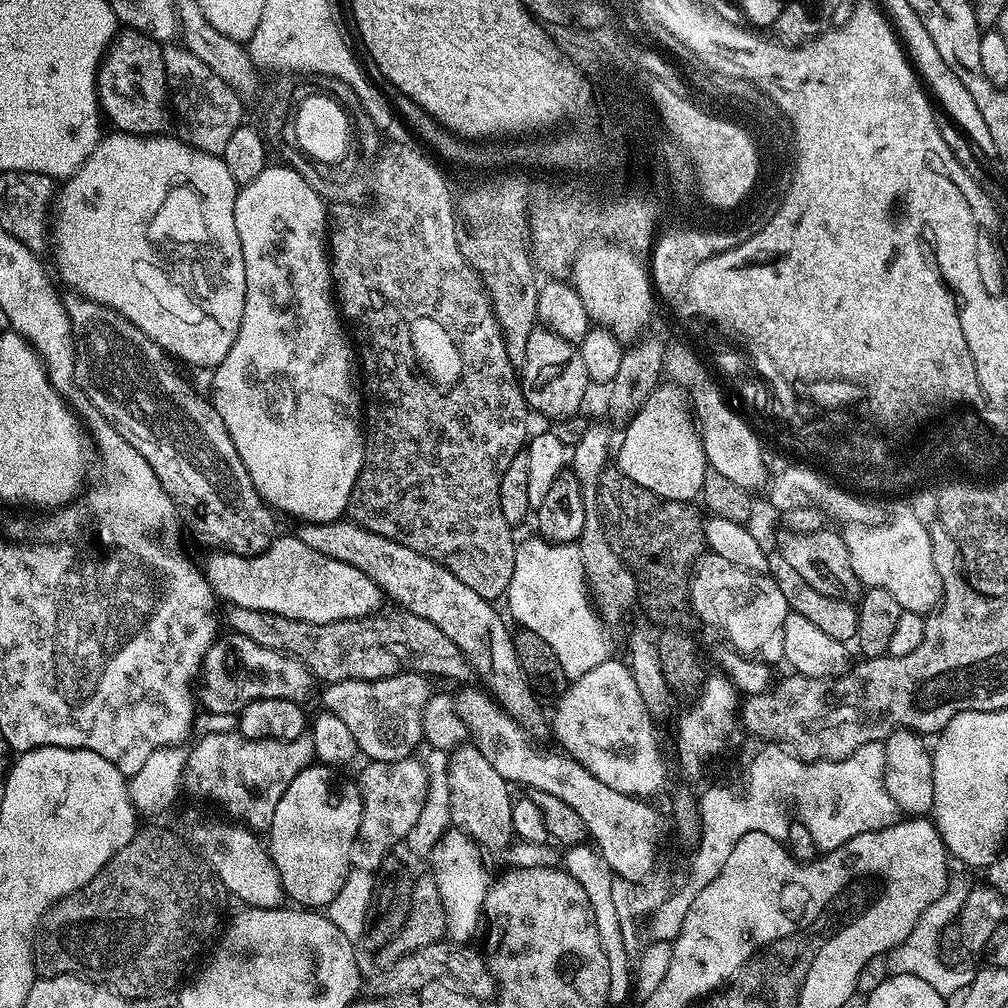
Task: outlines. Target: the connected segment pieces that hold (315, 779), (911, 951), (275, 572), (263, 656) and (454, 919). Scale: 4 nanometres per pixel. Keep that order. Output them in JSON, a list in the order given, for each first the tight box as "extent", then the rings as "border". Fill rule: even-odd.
[{"extent":[266,766,362,910],"border":[[[309,766],[286,786],[274,822],[266,836],[266,847],[282,878],[285,897],[303,902],[309,909],[324,910],[342,890],[352,868],[350,846],[362,822],[359,787],[339,776],[332,766]],[[305,900],[305,901],[304,901]]]},{"extent":[887,879,969,997],"border":[[[953,879],[949,883],[946,891],[926,909],[922,918],[918,918],[914,930],[910,930],[910,934],[899,946],[887,953],[888,970],[891,975],[914,974],[914,978],[922,978],[922,982],[934,986],[934,990],[938,990],[938,994],[942,997],[954,993],[958,983],[958,977],[956,977],[958,972],[957,969],[948,968],[940,961],[940,935],[943,934],[943,930],[948,924],[953,923],[959,917],[960,907],[964,905],[969,891],[969,885],[964,885],[960,880]]]},{"extent":[206,534,382,624],"border":[[[296,534],[277,535],[272,545],[256,556],[236,556],[227,550],[217,553],[208,560],[206,575],[219,597],[237,608],[325,624],[373,615],[376,603],[382,599],[381,588],[362,570],[310,550]]]},{"extent":[200,634,318,717],"border":[[[235,634],[221,635],[208,655],[204,657],[204,666],[202,669],[202,684],[204,680],[204,690],[200,693],[201,703],[209,708],[212,716],[230,716],[235,717],[245,706],[255,700],[262,698],[282,698],[283,700],[295,700],[305,702],[312,696],[312,691],[318,687],[318,681],[313,675],[311,669],[307,667],[296,656],[289,656],[287,652],[270,650],[258,642],[254,642],[245,636]]]},{"extent":[430,826,490,946],"border":[[[452,826],[437,842],[430,855],[430,872],[436,877],[438,894],[442,894],[442,906],[448,919],[447,939],[461,946],[467,945],[467,940],[476,932],[476,923],[481,923],[484,899],[490,887],[490,875],[484,869],[480,851],[481,845],[476,840]]]}]

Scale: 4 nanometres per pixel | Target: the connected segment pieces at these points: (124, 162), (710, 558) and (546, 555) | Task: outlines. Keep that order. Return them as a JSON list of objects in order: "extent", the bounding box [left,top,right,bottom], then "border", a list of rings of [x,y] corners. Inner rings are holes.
[{"extent":[50,130,246,370],"border":[[[119,130],[105,135],[91,153],[80,163],[80,168],[59,185],[54,196],[54,215],[50,220],[50,244],[56,247],[56,268],[60,276],[72,287],[73,293],[85,296],[87,300],[98,302],[102,306],[114,309],[122,318],[126,318],[146,338],[150,338],[163,348],[169,357],[177,356],[196,368],[215,370],[230,354],[230,346],[234,346],[234,338],[238,338],[238,330],[242,326],[244,299],[246,298],[246,266],[242,258],[242,242],[238,238],[238,230],[234,226],[234,202],[238,185],[235,178],[226,170],[226,162],[214,154],[191,148],[185,140],[172,134],[155,136],[135,136]]]},{"extent":[692,554,790,666],"border":[[[715,554],[701,555],[692,573],[692,611],[708,624],[724,631],[729,645],[744,656],[776,666],[784,660],[784,627],[790,611],[782,590],[772,577],[756,570],[740,568]]]},{"extent":[506,538,609,681],"border":[[[543,538],[535,539],[521,543],[516,549],[514,574],[506,593],[508,608],[520,628],[529,628],[538,634],[538,638],[546,638],[550,650],[558,654],[558,662],[562,662],[562,670],[566,670],[569,681],[577,680],[582,678],[582,674],[590,674],[594,666],[609,659],[608,640],[604,637],[606,628],[590,601],[579,547],[576,544],[549,544]]]}]

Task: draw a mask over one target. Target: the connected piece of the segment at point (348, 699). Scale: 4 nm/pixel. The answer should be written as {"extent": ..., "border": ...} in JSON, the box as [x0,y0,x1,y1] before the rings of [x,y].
{"extent":[323,670,430,760],"border":[[[411,670],[385,680],[343,680],[325,687],[323,707],[350,726],[350,734],[356,736],[357,749],[363,755],[365,752],[368,760],[406,760],[415,753],[412,751],[416,747],[421,747],[424,739],[422,710],[430,695],[428,684],[429,677]]]}

